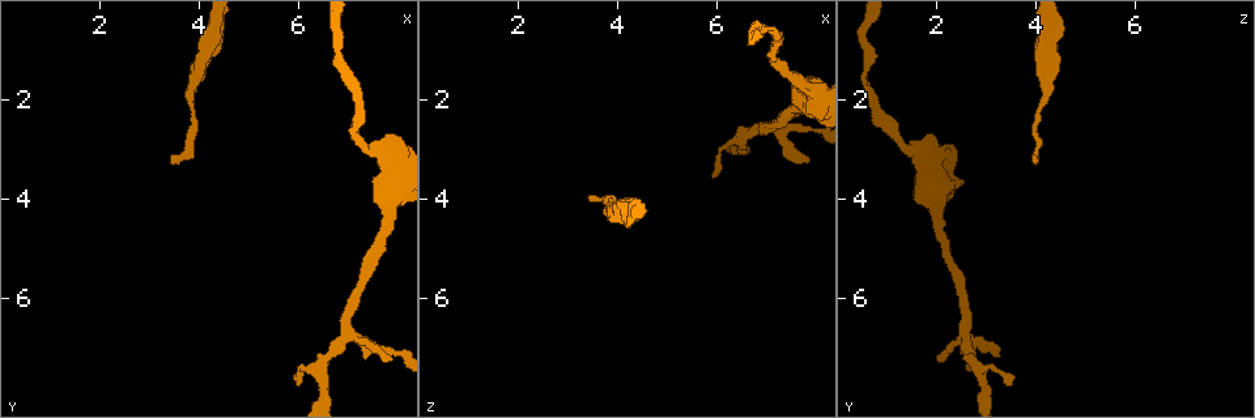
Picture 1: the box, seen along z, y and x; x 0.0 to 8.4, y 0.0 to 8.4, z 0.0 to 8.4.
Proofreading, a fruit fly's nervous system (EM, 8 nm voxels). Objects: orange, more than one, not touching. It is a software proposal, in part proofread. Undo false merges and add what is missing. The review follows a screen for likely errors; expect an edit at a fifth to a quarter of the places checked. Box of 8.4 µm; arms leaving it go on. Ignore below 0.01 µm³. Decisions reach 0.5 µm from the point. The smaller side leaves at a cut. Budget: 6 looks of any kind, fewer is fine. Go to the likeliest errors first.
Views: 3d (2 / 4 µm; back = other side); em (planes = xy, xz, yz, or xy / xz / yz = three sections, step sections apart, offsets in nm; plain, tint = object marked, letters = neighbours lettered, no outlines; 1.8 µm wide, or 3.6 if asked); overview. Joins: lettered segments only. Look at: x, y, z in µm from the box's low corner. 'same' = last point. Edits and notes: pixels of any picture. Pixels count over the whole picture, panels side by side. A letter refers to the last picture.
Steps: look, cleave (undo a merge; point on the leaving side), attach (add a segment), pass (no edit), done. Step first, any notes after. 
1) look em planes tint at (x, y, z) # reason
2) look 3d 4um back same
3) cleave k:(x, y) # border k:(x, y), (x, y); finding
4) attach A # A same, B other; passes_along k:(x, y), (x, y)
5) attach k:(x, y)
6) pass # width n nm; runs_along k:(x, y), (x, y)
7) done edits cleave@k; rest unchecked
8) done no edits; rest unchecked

look 3d 2um at (7.10, 6.75, 2.55) # sharp bend

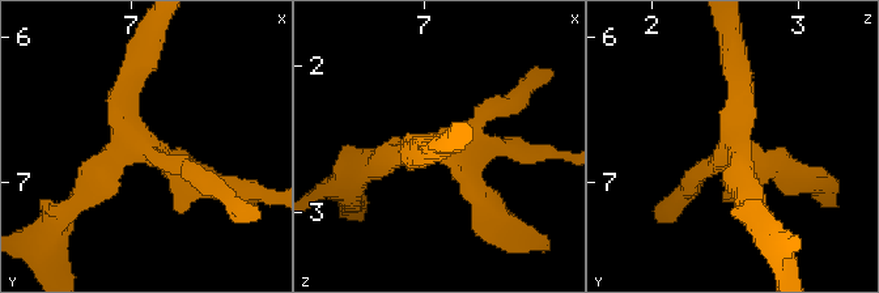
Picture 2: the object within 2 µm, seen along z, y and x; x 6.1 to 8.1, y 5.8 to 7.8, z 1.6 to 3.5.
look em xz step 4 tint at (7.08, 6.76, 2.58)

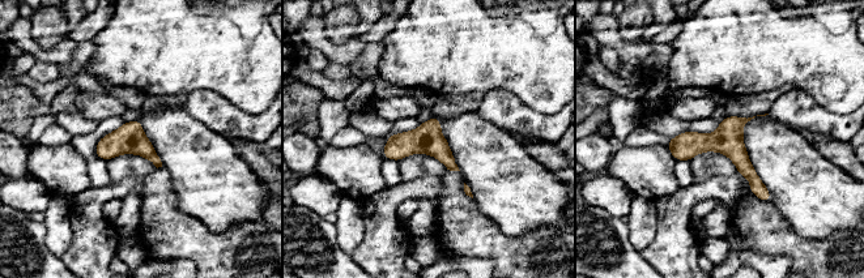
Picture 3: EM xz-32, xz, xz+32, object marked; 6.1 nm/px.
look em planes letters same # cut it another way

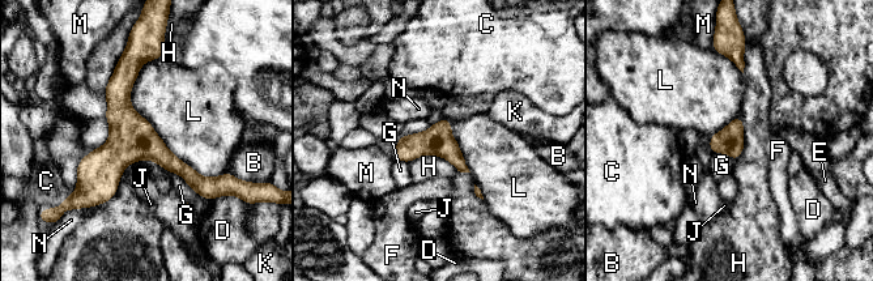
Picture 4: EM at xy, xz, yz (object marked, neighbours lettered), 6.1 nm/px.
pass # width 170 nm; longest_contact L 850 nm; B other, C other, D other, E other, F other, G other, H other, J other, K other, L other, M other, N other; continuous, no second neuron

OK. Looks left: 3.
look 3d 4um at (3.40, 3.25, 3.90) # end of a long branch

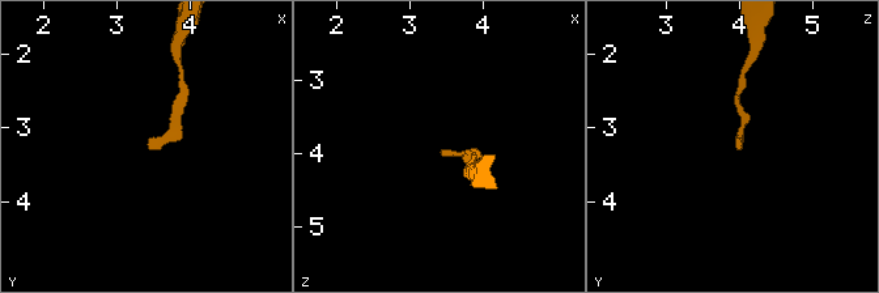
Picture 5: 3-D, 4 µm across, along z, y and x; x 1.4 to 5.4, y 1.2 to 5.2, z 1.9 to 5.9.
look em xz step 8 tint at (3.40, 3.25, 3.95) # now the EM

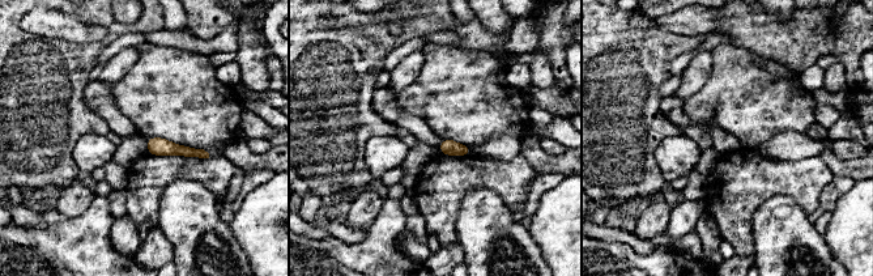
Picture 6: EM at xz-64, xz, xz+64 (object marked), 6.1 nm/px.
look em xy step 8 letters same

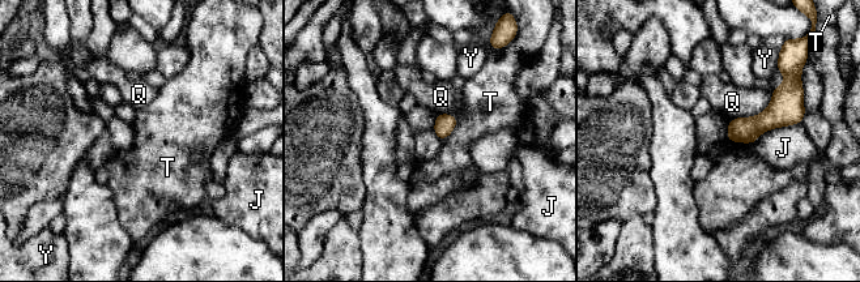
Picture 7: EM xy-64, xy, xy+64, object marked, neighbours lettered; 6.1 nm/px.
pass # width 130 nm; J other, Q other, T other, Y other; border 7:(452, 114), (456, 125), (441, 141); none of them fits

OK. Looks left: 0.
done no edits; rest unchecked

